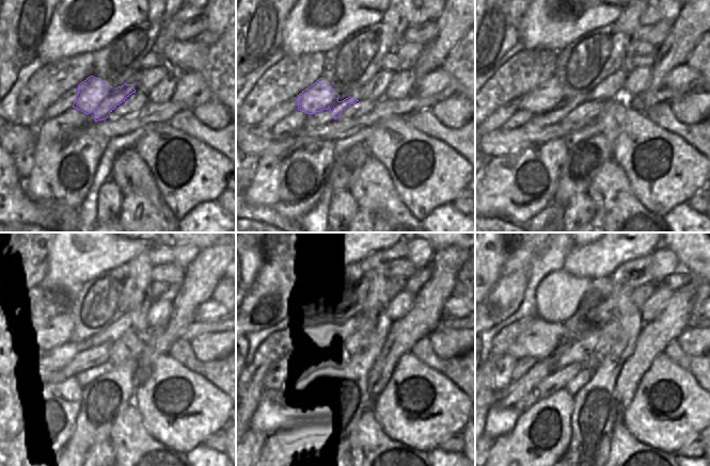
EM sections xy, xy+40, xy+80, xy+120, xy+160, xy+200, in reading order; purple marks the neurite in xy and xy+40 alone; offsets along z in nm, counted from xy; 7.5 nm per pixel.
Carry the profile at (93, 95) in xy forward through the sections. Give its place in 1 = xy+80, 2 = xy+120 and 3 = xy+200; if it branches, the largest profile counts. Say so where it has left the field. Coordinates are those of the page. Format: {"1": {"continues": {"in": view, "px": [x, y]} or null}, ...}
{"1": {"continues": {"in": "xy+80", "px": [548, 96]}}, "2": {"continues": {"in": "xy+120", "px": [61, 328]}}, "3": {"continues": {"in": "xy+200", "px": [539, 339]}}}

